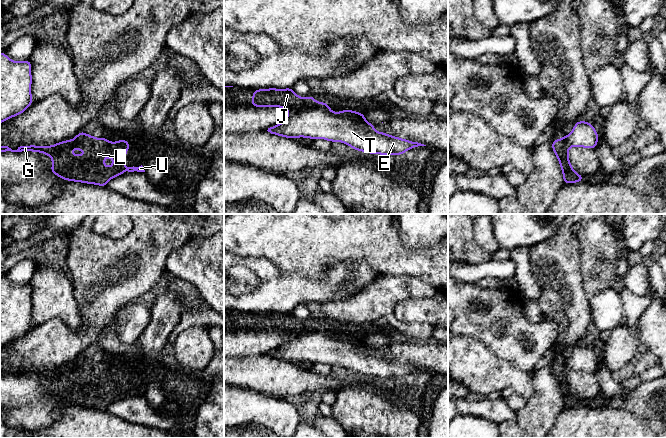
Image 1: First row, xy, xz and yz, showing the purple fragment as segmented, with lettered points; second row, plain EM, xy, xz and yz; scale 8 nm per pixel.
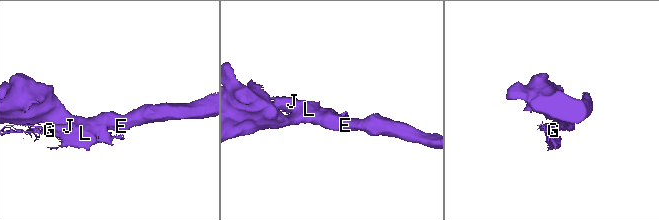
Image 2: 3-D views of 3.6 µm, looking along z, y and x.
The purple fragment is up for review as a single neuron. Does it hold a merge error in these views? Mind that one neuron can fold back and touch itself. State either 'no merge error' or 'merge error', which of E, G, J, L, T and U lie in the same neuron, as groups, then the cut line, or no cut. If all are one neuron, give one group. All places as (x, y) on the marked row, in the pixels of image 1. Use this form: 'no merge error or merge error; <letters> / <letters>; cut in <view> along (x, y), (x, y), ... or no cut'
merge error; E T / G J L U; cut in xz along (284, 120), (303, 109), (315, 107), (334, 116), (371, 124)

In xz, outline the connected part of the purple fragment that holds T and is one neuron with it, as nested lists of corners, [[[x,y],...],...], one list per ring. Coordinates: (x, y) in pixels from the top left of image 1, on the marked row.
[[[303,109],[267,130],[271,134],[284,138],[299,137],[324,139],[329,142],[341,142],[349,145],[352,150],[378,155],[403,155],[406,151],[424,144],[402,139],[397,136],[377,132],[374,124],[360,124],[359,122],[334,117],[318,111]]]

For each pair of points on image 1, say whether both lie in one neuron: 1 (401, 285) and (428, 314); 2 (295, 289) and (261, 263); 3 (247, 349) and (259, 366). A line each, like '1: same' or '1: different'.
1: different
2: same
3: different

